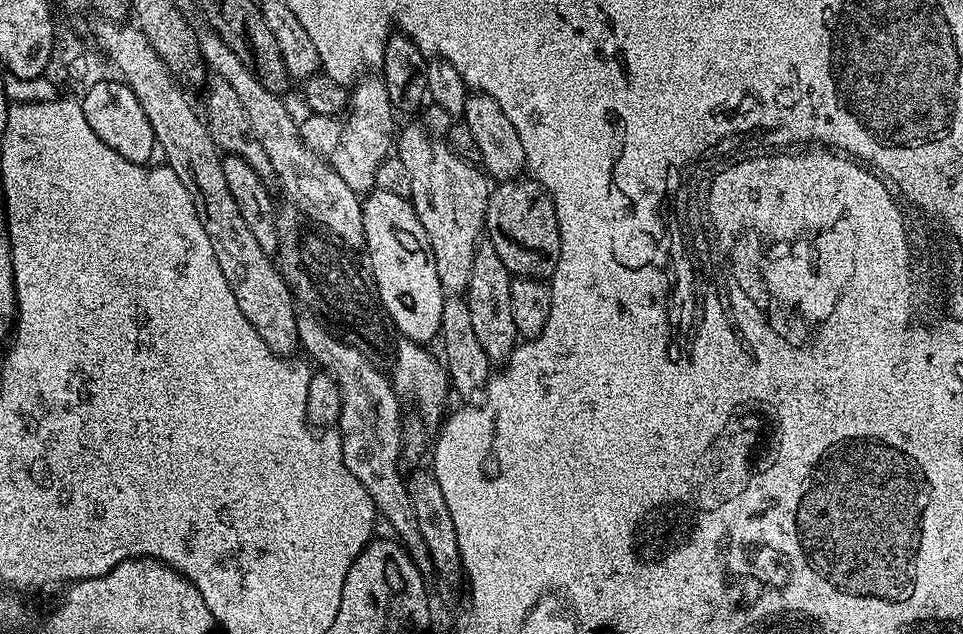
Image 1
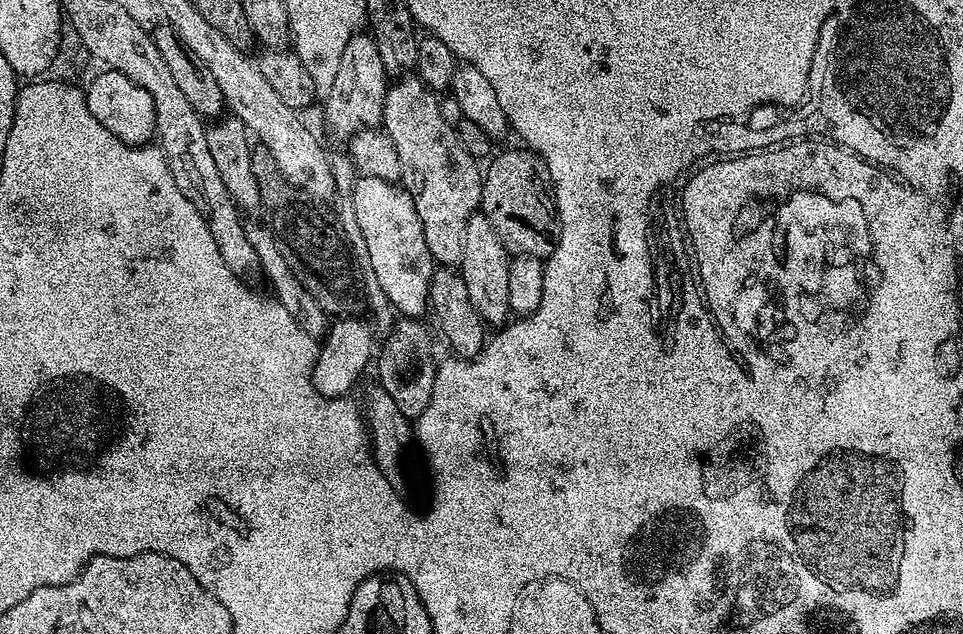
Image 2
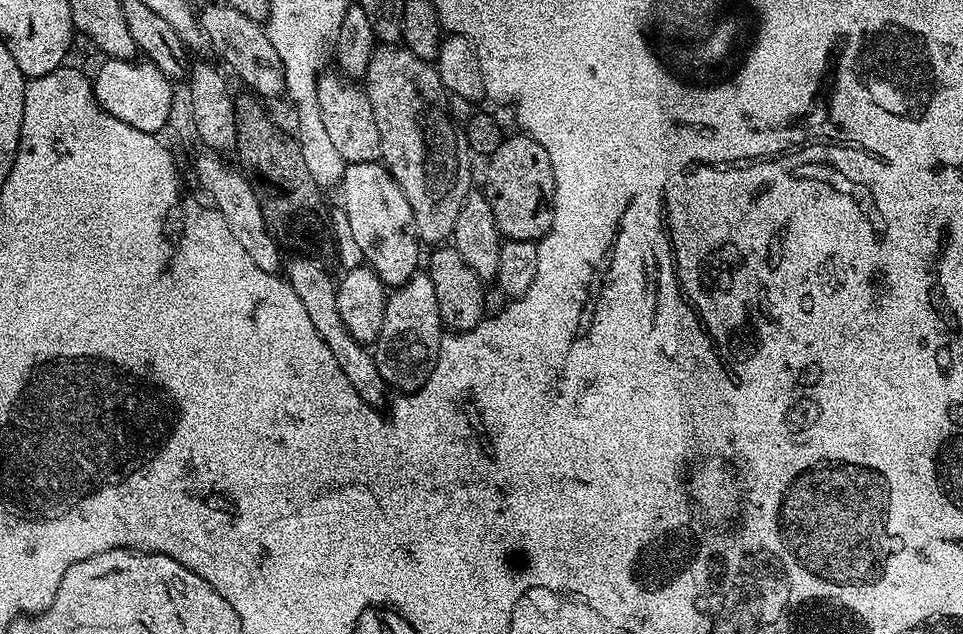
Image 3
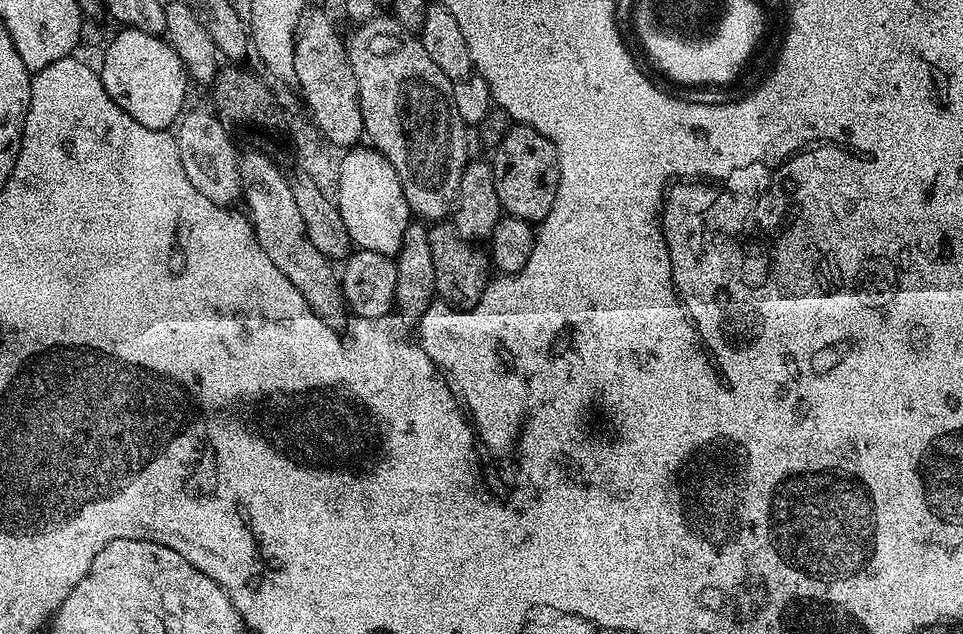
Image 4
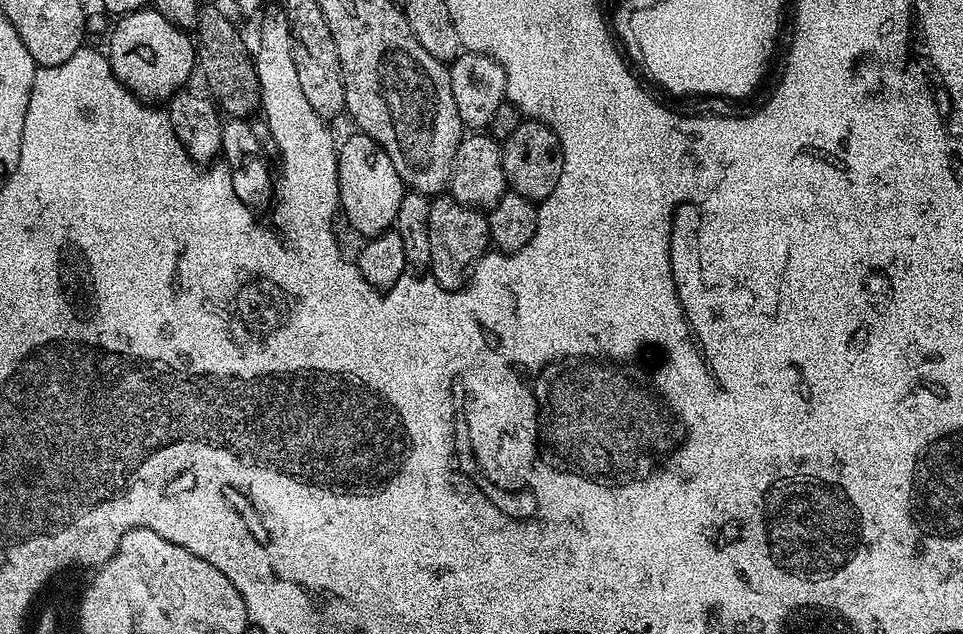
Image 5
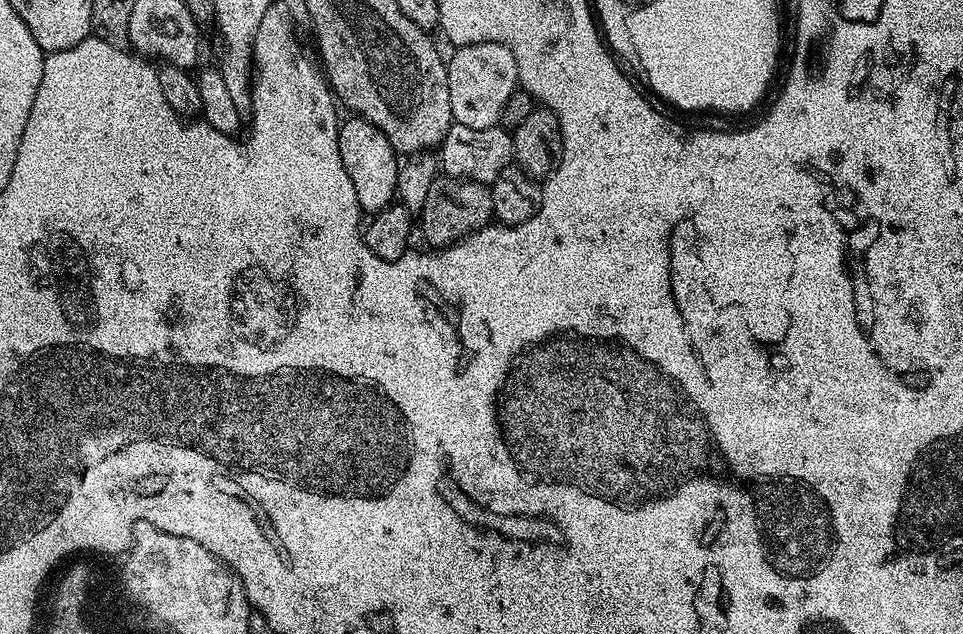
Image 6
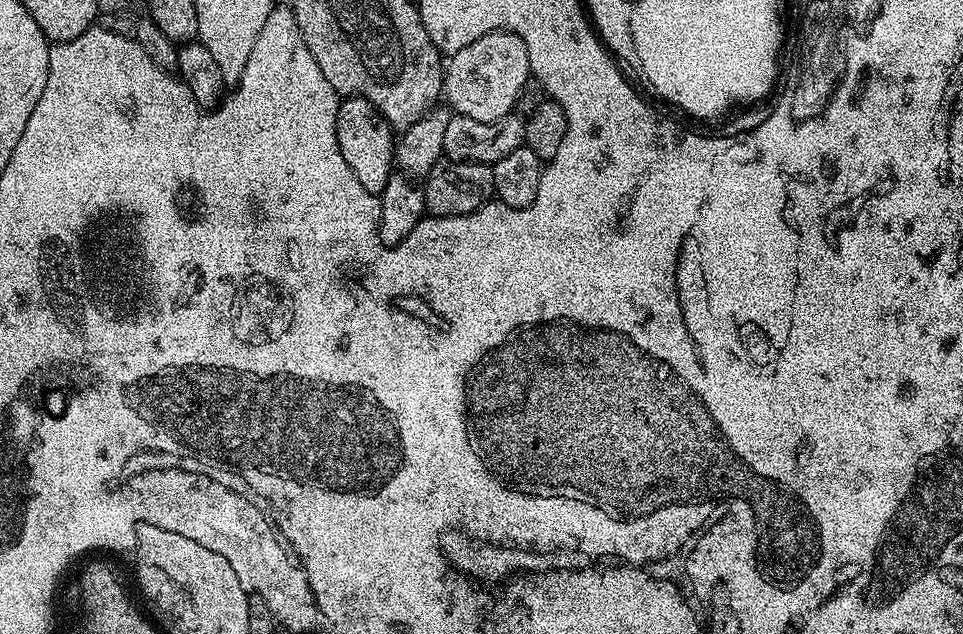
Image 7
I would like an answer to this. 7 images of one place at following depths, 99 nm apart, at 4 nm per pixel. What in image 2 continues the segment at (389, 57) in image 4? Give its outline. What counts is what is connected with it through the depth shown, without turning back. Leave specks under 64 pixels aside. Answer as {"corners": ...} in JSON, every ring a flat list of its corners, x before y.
{"corners":[[409,74,389,83,386,102,384,103,383,131,388,133,398,150,398,162,402,162,402,174,399,183,414,202,418,218,422,222,422,234,430,250,433,261,440,266,459,265,462,258,462,238,466,238,466,222,477,215,480,206,480,186,482,168,477,157,471,156,460,144,455,127,447,124,440,112,441,101,437,93,425,86,419,76]]}

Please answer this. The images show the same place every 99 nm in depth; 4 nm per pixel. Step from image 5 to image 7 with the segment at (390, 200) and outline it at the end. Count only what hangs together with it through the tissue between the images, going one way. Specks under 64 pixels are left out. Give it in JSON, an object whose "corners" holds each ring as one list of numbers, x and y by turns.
{"corners":[[345,96,340,100,338,114,334,118,334,131,338,138,340,156,346,158,346,166,354,170,354,178,358,178,358,182,362,182,366,190,377,194,383,192,386,182,394,175,394,129,386,117,373,104,366,102,366,98]]}

